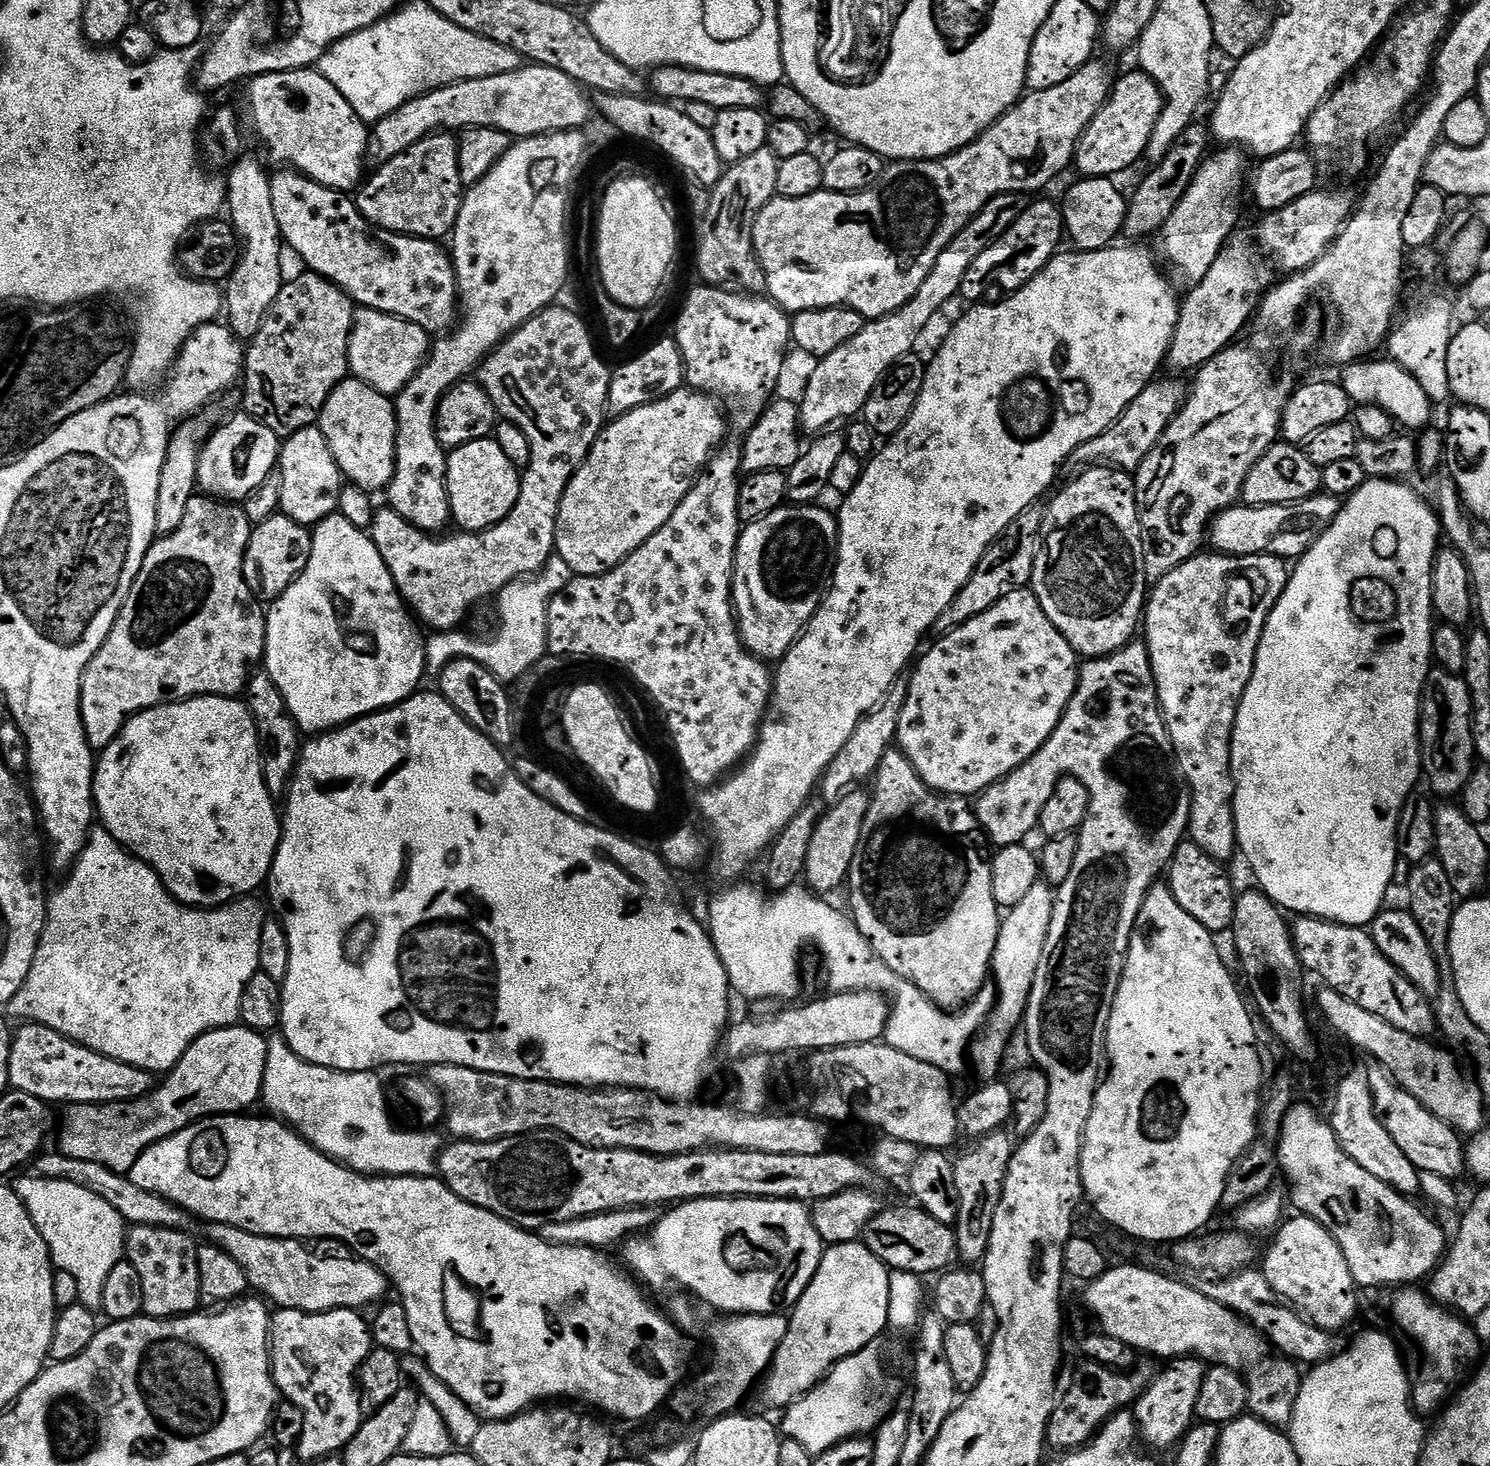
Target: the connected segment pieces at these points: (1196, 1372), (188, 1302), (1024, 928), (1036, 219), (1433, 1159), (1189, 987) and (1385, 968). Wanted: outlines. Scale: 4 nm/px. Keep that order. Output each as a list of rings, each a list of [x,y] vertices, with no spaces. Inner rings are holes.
[[[1182,1356],[1172,1358],[1167,1361],[1168,1368],[1164,1368],[1153,1375],[1149,1385],[1144,1392],[1136,1399],[1134,1405],[1134,1415],[1136,1417],[1136,1427],[1138,1436],[1147,1447],[1152,1448],[1172,1448],[1175,1449],[1180,1441],[1184,1439],[1196,1420],[1196,1403],[1198,1394],[1202,1390],[1202,1378],[1206,1371],[1205,1361],[1195,1356]]]
[[[158,1226],[129,1227],[124,1242],[124,1254],[138,1270],[138,1279],[142,1282],[143,1315],[153,1316],[156,1320],[170,1320],[174,1316],[191,1316],[201,1307],[200,1275],[198,1274],[197,1241],[187,1236],[187,1231],[179,1228],[159,1228]]]
[[[1037,882],[1023,896],[1022,902],[1018,902],[1018,906],[1003,913],[990,969],[991,979],[996,979],[996,1003],[993,1004],[992,1012],[985,1020],[983,1028],[973,1036],[966,1053],[971,1067],[973,1064],[977,1074],[981,1076],[981,1081],[992,1082],[999,1077],[996,1075],[1004,1064],[1008,1039],[1024,1023],[1030,990],[1034,986],[1034,974],[1038,974],[1038,962],[1042,962],[1042,950],[1046,950],[1046,934],[1050,934],[1050,922],[1054,918],[1056,901],[1052,885]]]
[[[1048,200],[1029,203],[1027,210],[978,258],[974,258],[970,270],[966,270],[966,278],[962,278],[960,296],[963,299],[980,302],[991,288],[1001,288],[1004,294],[1017,292],[1030,278],[1034,278],[1061,251],[1060,239],[1065,239],[1064,214],[1059,203],[1051,204]],[[984,296],[984,297],[983,297]]]
[[[1372,1062],[1366,1068],[1370,1094],[1374,1098],[1374,1110],[1386,1126],[1386,1131],[1390,1138],[1394,1138],[1402,1154],[1414,1162],[1414,1166],[1419,1172],[1429,1172],[1430,1174],[1442,1174],[1442,1178],[1455,1181],[1456,1176],[1465,1175],[1466,1172],[1466,1144],[1461,1133],[1450,1127],[1442,1118],[1438,1118],[1414,1094],[1406,1094],[1402,1086],[1394,1079],[1382,1065]]]
[[[1157,882],[1152,885],[1152,888],[1146,894],[1146,898],[1142,902],[1142,906],[1138,910],[1138,918],[1136,925],[1132,931],[1132,937],[1128,943],[1128,954],[1124,957],[1124,973],[1120,979],[1120,985],[1116,991],[1114,998],[1114,1006],[1110,1010],[1110,1022],[1108,1023],[1108,1051],[1107,1059],[1110,1061],[1110,1067],[1107,1069],[1106,1075],[1103,1077],[1102,1083],[1096,1089],[1096,1097],[1094,1098],[1094,1106],[1092,1113],[1088,1119],[1088,1125],[1084,1128],[1084,1145],[1082,1146],[1082,1154],[1080,1155],[1080,1177],[1084,1183],[1084,1195],[1087,1203],[1092,1203],[1092,1208],[1109,1224],[1112,1228],[1117,1228],[1120,1232],[1125,1232],[1128,1236],[1133,1236],[1136,1240],[1149,1240],[1152,1244],[1164,1244],[1175,1242],[1177,1240],[1187,1240],[1195,1237],[1208,1223],[1212,1220],[1212,1215],[1218,1212],[1220,1208],[1220,1199],[1222,1198],[1222,1190],[1226,1190],[1226,1178],[1230,1174],[1230,1170],[1238,1162],[1238,1158],[1242,1158],[1242,1154],[1255,1142],[1258,1135],[1258,1125],[1260,1123],[1260,1105],[1262,1103],[1262,1093],[1266,1088],[1266,1079],[1264,1080],[1264,1064],[1260,1061],[1260,1052],[1256,1049],[1256,1028],[1252,1025],[1252,1016],[1248,1013],[1248,1008],[1244,1005],[1244,1000],[1240,997],[1240,992],[1236,989],[1236,984],[1232,981],[1232,976],[1228,973],[1228,968],[1224,965],[1224,960],[1220,957],[1220,952],[1216,949],[1213,933],[1205,930],[1200,923],[1194,922],[1194,918],[1190,918],[1190,914],[1186,914],[1186,910],[1182,910],[1182,906],[1178,906],[1178,902],[1174,902],[1174,894],[1169,890],[1167,883]]]
[[[1302,916],[1291,925],[1293,945],[1303,967],[1324,979],[1329,988],[1338,990],[1342,998],[1350,998],[1354,1006],[1378,1014],[1382,1022],[1390,1022],[1406,1034],[1431,1037],[1437,1031],[1436,1009],[1433,1001],[1420,993],[1418,986],[1410,982],[1378,950],[1372,941],[1371,931],[1351,928],[1349,924],[1335,924],[1333,920],[1320,920],[1316,916]]]

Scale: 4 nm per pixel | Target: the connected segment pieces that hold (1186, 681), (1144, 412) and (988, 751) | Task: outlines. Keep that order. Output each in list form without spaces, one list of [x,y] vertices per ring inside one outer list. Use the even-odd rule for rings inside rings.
[[[1201,554],[1196,556],[1193,560],[1182,562],[1182,566],[1170,570],[1170,574],[1166,574],[1166,578],[1157,580],[1151,585],[1150,595],[1147,597],[1146,607],[1142,617],[1142,640],[1143,643],[1148,645],[1150,662],[1154,670],[1154,680],[1156,682],[1156,689],[1158,690],[1158,698],[1160,699],[1160,708],[1164,712],[1164,725],[1170,734],[1170,742],[1172,743],[1172,749],[1176,755],[1180,772],[1184,775],[1184,781],[1188,783],[1188,788],[1192,792],[1192,805],[1190,806],[1187,835],[1198,846],[1202,846],[1202,850],[1206,850],[1206,854],[1210,854],[1210,858],[1227,862],[1231,856],[1238,851],[1236,823],[1234,822],[1234,810],[1232,809],[1232,795],[1236,789],[1236,783],[1232,777],[1232,731],[1236,725],[1236,715],[1238,714],[1240,700],[1243,698],[1246,686],[1252,677],[1254,662],[1256,661],[1258,646],[1260,645],[1262,634],[1264,633],[1264,627],[1270,618],[1270,614],[1274,610],[1274,606],[1278,602],[1278,598],[1284,592],[1284,588],[1288,584],[1290,568],[1284,565],[1287,563],[1279,556],[1211,555],[1212,556]]]
[[[1168,378],[1172,380],[1157,379],[1155,382],[1146,386],[1134,402],[1124,411],[1123,416],[1119,416],[1116,422],[1107,428],[1098,438],[1078,446],[1070,457],[1070,464],[1076,467],[1076,470],[1085,468],[1094,468],[1097,466],[1107,466],[1109,468],[1119,468],[1121,472],[1129,474],[1135,473],[1136,469],[1142,466],[1142,462],[1154,450],[1156,443],[1162,438],[1166,426],[1176,417],[1186,399],[1186,384],[1183,379]]]
[[[1030,590],[1006,593],[990,610],[970,618],[970,622],[952,632],[943,633],[939,639],[911,669],[895,743],[926,786],[945,796],[976,798],[1046,746],[1076,693],[1078,653],[1066,642],[1058,626],[1046,618]]]

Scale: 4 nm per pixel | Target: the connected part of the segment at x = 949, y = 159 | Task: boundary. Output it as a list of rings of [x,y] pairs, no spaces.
[[[1089,62],[1086,66],[1082,66],[1082,70],[1078,70],[1078,74],[1066,78],[1066,82],[1062,82],[1059,86],[1050,86],[1050,90],[1028,92],[1005,116],[995,120],[977,140],[970,142],[964,148],[959,148],[957,152],[951,152],[949,156],[943,156],[937,160],[898,160],[889,163],[881,174],[879,182],[874,187],[866,189],[865,192],[838,194],[837,192],[821,190],[806,198],[794,198],[793,200],[773,198],[756,216],[754,234],[752,235],[752,241],[756,247],[756,257],[759,258],[762,270],[766,274],[767,295],[789,314],[843,306],[858,310],[858,314],[862,314],[865,321],[888,316],[902,306],[906,306],[906,302],[910,302],[910,298],[914,298],[914,294],[918,294],[922,282],[926,282],[926,274],[930,274],[930,270],[934,270],[934,266],[938,262],[938,254],[942,254],[942,250],[946,250],[946,246],[950,246],[950,242],[954,242],[956,235],[984,209],[986,202],[990,202],[995,196],[1001,196],[1007,192],[1033,194],[1032,192],[1046,187],[1055,176],[1062,175],[1067,168],[1070,168],[1076,154],[1076,143],[1086,130],[1086,126],[1090,126],[1090,122],[1098,114],[1098,110],[1102,110],[1102,106],[1108,100],[1108,95],[1112,93],[1114,75],[1112,76],[1111,70],[1106,65],[1096,63]]]

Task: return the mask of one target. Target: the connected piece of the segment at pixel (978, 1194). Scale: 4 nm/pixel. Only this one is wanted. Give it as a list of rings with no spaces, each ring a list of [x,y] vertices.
[[[1001,1130],[979,1137],[969,1152],[962,1153],[954,1160],[954,1182],[958,1201],[958,1214],[954,1225],[956,1254],[968,1266],[976,1266],[983,1261],[990,1242],[990,1230],[994,1226],[994,1210],[998,1210],[998,1202],[1002,1202],[1006,1170],[1010,1166],[1014,1151],[1013,1137],[1008,1137],[1006,1133],[1007,1131]]]

